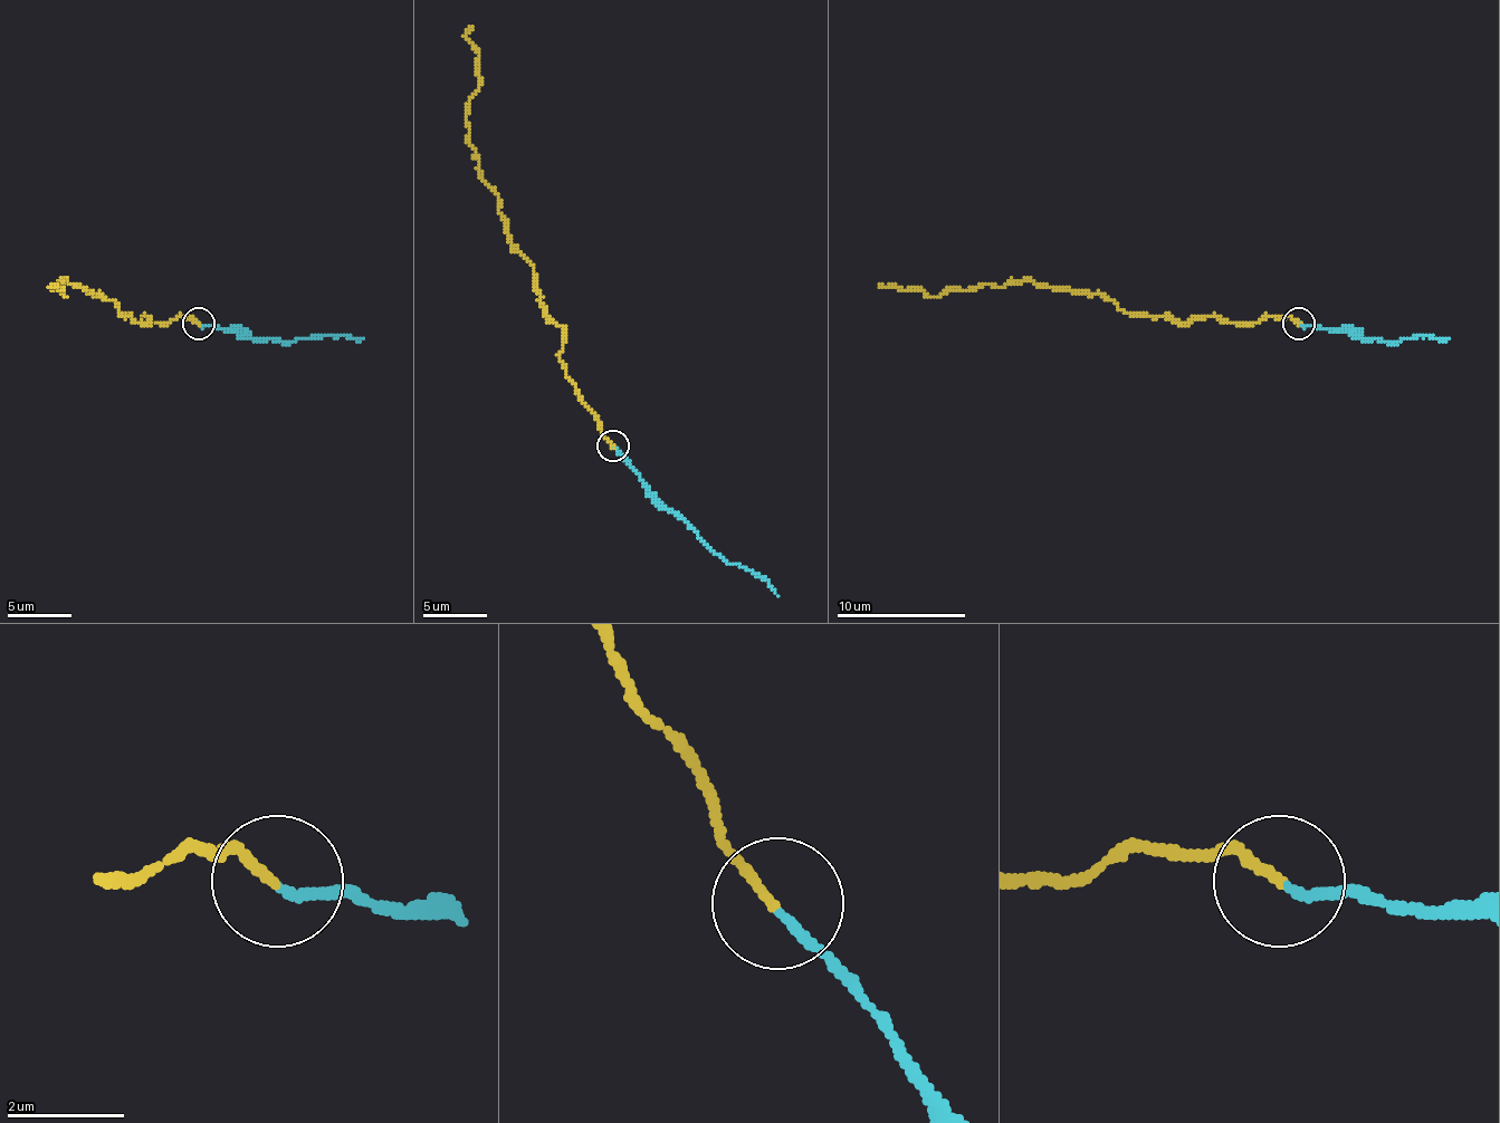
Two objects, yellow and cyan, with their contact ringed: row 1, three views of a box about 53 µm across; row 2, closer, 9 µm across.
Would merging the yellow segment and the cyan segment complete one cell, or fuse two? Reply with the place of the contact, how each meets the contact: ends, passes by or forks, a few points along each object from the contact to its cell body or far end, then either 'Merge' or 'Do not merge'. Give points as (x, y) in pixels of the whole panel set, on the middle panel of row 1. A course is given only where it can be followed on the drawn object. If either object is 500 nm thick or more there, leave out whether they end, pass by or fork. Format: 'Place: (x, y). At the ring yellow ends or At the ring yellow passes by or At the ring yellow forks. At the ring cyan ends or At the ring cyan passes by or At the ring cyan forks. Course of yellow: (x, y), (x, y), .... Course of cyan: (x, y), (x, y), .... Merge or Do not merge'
Place: (613, 445). At the ring yellow ends. At the ring cyan ends. Course of yellow: (614, 444), (559, 357), (562, 328), (481, 178), (466, 116), (478, 87), (473, 26). Course of cyan: (614, 448), (669, 509), (729, 564), (758, 574), (779, 596). Merge

